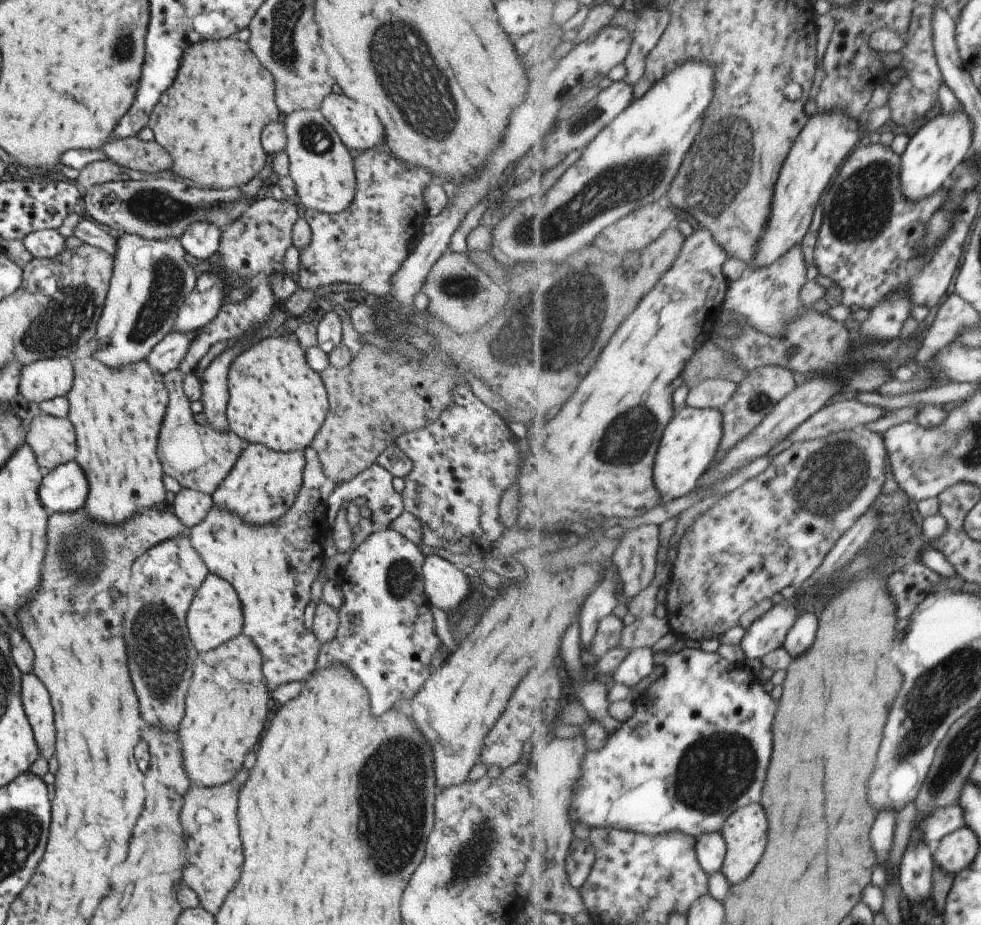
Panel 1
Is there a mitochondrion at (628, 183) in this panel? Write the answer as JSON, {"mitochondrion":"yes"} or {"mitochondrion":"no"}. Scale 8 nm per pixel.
{"mitochondrion":"yes"}

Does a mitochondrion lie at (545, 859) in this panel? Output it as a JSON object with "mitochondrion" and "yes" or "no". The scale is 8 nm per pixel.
{"mitochondrion":"no"}

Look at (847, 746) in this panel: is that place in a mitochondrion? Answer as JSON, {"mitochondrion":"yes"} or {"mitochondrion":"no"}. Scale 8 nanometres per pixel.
{"mitochondrion":"no"}

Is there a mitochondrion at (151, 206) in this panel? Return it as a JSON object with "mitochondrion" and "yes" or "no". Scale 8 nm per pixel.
{"mitochondrion":"yes"}

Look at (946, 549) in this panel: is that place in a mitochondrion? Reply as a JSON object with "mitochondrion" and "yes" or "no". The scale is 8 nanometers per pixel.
{"mitochondrion":"no"}

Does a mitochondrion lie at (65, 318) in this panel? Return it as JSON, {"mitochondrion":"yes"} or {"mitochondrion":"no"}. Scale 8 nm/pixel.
{"mitochondrion":"yes"}

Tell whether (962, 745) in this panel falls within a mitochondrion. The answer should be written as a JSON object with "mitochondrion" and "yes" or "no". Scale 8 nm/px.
{"mitochondrion":"yes"}

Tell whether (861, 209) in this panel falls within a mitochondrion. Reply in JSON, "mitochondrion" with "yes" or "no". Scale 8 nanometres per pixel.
{"mitochondrion":"yes"}

